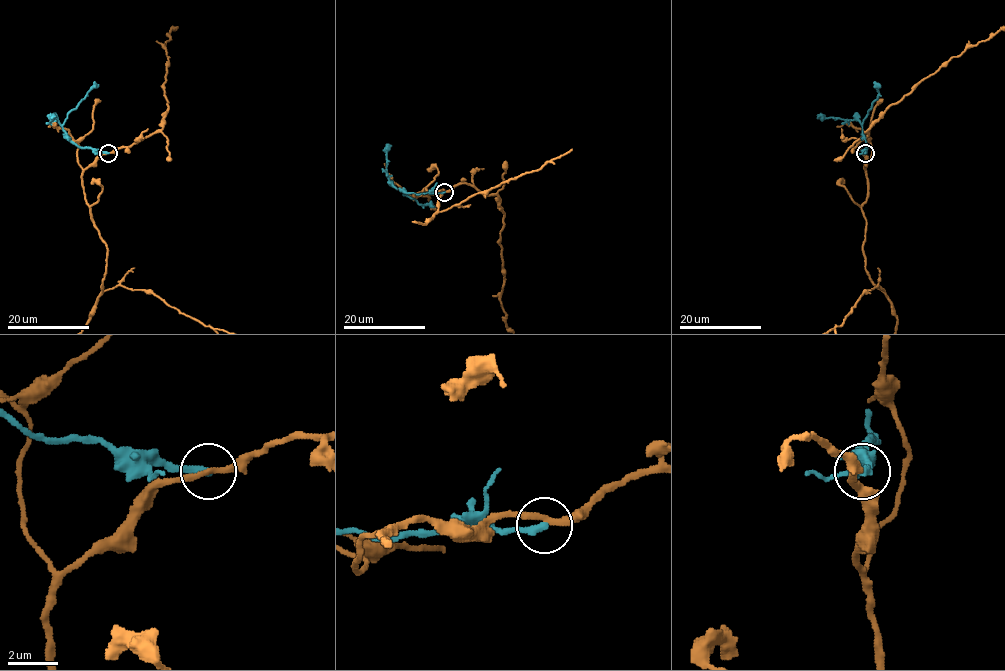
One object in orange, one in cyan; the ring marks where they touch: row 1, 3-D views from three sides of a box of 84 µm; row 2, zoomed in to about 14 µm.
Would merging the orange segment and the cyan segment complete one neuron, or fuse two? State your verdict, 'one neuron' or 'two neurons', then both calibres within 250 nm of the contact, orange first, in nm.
two neurons; 240 nm thick on the orange side, 320 nm on the other

